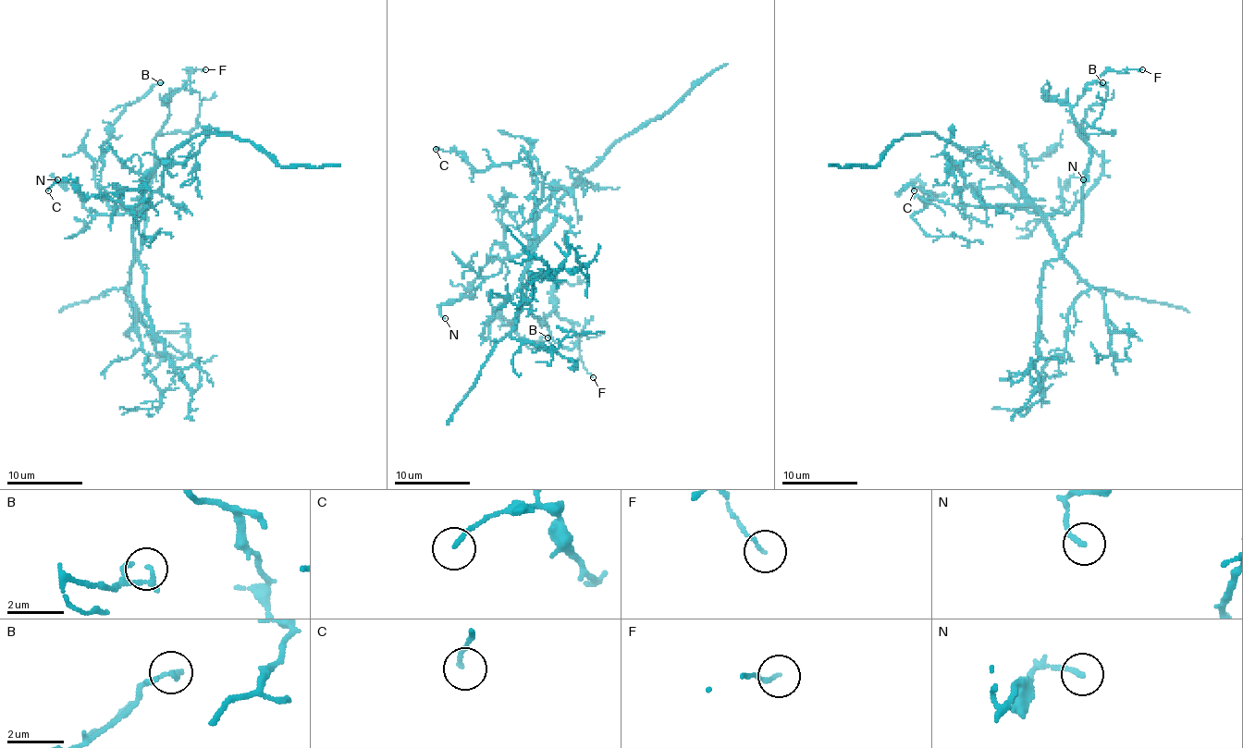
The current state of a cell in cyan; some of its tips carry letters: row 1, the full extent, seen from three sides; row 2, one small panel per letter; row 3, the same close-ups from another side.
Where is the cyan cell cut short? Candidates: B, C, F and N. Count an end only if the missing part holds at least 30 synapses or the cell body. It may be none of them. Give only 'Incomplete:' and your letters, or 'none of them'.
Incomplete: none of them

